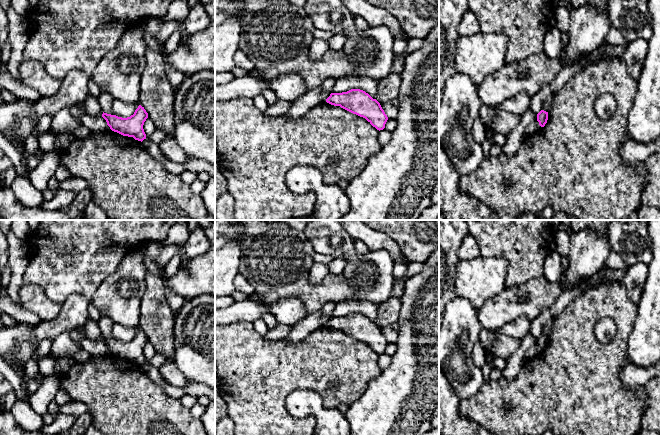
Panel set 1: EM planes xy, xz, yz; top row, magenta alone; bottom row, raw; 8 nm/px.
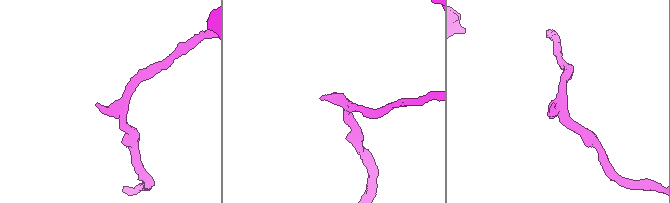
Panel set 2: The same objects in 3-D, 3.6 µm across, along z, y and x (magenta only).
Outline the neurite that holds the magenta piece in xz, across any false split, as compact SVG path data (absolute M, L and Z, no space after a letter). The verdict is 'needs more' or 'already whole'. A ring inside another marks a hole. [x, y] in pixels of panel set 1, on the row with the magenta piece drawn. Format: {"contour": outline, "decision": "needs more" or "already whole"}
{"contour": "M360 89L331 93L326 102L365 118L377 130L383 130L388 120L380 103Z", "decision": "already whole"}

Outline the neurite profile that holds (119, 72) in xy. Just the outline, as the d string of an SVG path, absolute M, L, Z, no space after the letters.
M140 25L128 29L117 46L100 60L91 74L91 79L101 90L109 93L114 100L127 104L139 102L140 81L146 65L145 53L148 49L143 35L144 30Z

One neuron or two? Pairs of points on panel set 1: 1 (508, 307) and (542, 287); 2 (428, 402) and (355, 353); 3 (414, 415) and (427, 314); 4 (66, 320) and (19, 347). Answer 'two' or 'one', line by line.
1: one
2: two
3: one
4: one

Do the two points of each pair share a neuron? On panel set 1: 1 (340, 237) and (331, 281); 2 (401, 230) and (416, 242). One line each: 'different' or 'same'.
1: different
2: same

